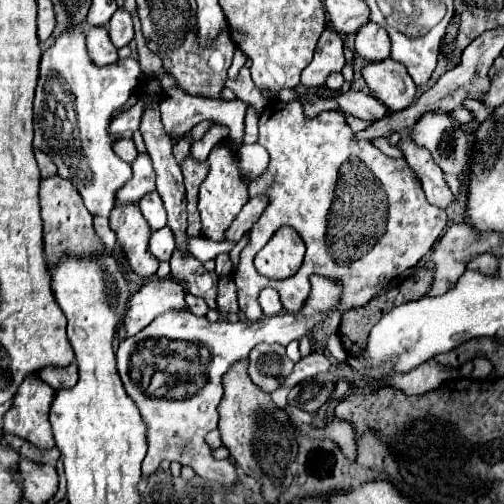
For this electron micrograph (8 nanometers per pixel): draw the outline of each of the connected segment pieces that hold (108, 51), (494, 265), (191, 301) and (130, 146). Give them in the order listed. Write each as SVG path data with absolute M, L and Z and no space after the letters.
M90 27L86 33L86 47L92 63L98 67L110 65L118 59L116 47L110 43L106 27Z
M478 255L474 261L468 263L468 269L480 271L484 275L494 275L498 271L498 259L494 259L492 255Z
M186 295L186 303L188 303L188 307L190 307L190 311L194 313L194 315L198 315L198 317L204 317L206 313L208 313L208 305L206 305L206 301L204 299L200 299L200 297L194 297L194 295Z
M120 137L112 141L112 148L116 155L128 164L132 164L138 155L138 151L134 145L133 139Z

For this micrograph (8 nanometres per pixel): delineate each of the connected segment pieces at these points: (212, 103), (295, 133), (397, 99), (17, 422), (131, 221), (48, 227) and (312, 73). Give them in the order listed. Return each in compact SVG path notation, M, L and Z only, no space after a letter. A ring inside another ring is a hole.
M166 89L164 91L164 99L160 101L160 117L162 117L162 125L164 131L168 133L170 139L182 139L194 125L198 125L200 121L212 119L214 123L222 123L226 127L230 127L230 137L242 145L242 137L244 137L244 115L246 115L248 105L240 99L236 101L224 101L224 99L208 99L208 97L196 97L190 95L182 89Z
M298 99L288 103L276 103L274 109L270 103L260 113L258 143L266 147L266 151L270 153L270 167L262 177L250 183L248 191L250 191L250 197L258 193L268 193L270 205L266 207L262 217L252 225L250 243L240 253L240 263L232 273L232 279L238 287L238 305L248 317L248 321L258 321L264 315L258 303L258 295L262 289L274 287L282 297L284 309L298 313L310 295L312 275L334 279L342 285L340 303L312 331L316 343L326 347L326 339L338 333L344 311L364 307L372 297L378 295L378 291L386 289L396 277L400 277L406 269L414 267L432 249L442 229L446 227L446 211L426 201L416 173L408 167L404 159L390 159L382 151L378 151L372 143L354 141L354 131L346 123L344 115L338 111L322 111L316 117L306 117L304 111L300 111ZM282 225L294 227L300 233L306 245L306 257L296 275L282 281L274 281L256 271L254 257Z
M394 59L364 65L362 77L374 97L380 99L390 111L402 111L414 101L416 85L410 79L406 67Z
M30 375L18 389L12 407L4 415L4 431L18 435L38 449L52 449L54 435L48 413L54 401L54 389L38 375Z
M118 203L110 215L110 227L116 233L116 241L126 253L130 269L140 277L152 277L158 269L158 259L148 251L148 239L152 235L150 227L142 219L136 203Z
M58 173L52 177L42 179L40 183L40 205L42 205L42 221L44 221L44 253L48 263L54 265L54 261L66 253L66 255L92 255L98 259L102 255L104 243L96 237L92 229L92 215L86 211L80 193L70 183L70 179L60 177Z
M324 29L316 45L312 63L302 71L302 85L310 89L318 89L326 83L328 75L340 73L342 67L346 65L342 51L344 51L344 43L340 35L332 29Z

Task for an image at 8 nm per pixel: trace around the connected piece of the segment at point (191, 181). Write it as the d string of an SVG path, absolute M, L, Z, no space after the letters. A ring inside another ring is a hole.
M188 155L180 163L180 169L184 173L184 185L186 185L186 197L188 197L188 235L200 237L202 227L194 225L194 209L196 209L196 199L198 199L198 187L208 175L208 163L196 163L196 159Z

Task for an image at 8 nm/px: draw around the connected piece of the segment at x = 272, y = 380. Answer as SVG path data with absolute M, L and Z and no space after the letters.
M258 345L248 357L248 375L266 393L278 389L292 367L294 363L288 359L282 345Z

